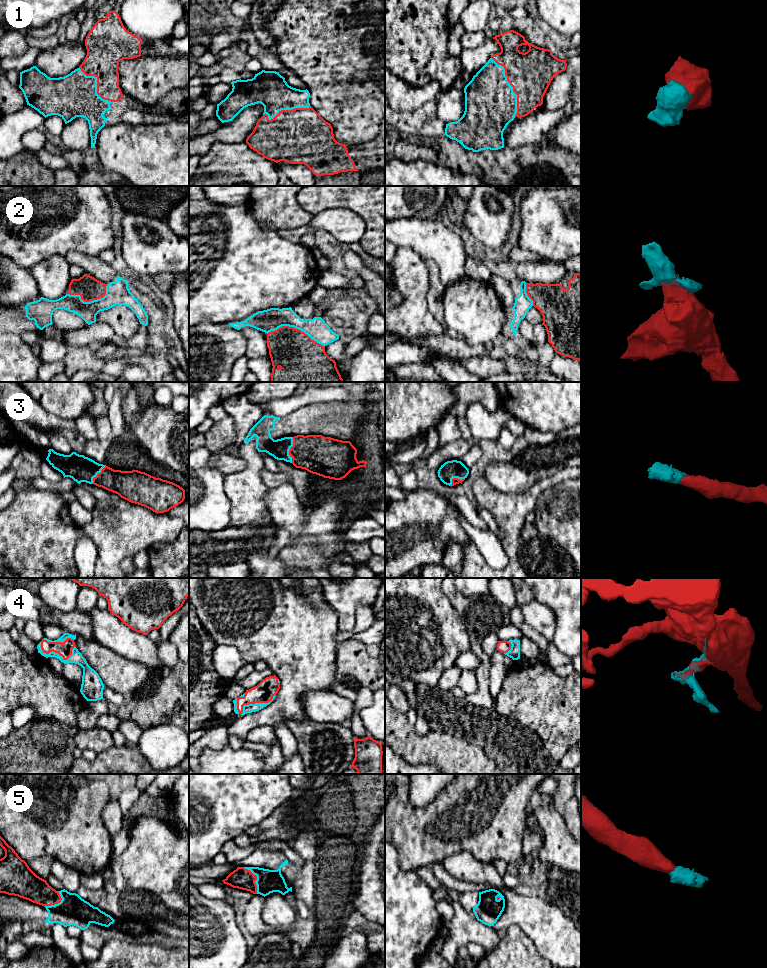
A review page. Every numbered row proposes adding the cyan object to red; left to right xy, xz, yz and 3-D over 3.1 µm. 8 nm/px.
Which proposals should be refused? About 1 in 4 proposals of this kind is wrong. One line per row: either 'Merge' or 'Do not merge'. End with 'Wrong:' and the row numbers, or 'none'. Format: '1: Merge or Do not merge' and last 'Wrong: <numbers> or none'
1: Merge
2: Merge
3: Merge
4: Merge
5: Merge
Wrong: none

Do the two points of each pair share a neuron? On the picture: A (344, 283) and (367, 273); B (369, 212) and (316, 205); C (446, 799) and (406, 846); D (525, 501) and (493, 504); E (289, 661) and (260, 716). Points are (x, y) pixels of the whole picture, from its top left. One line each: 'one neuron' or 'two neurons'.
A: two neurons
B: one neuron
C: one neuron
D: one neuron
E: one neuron

